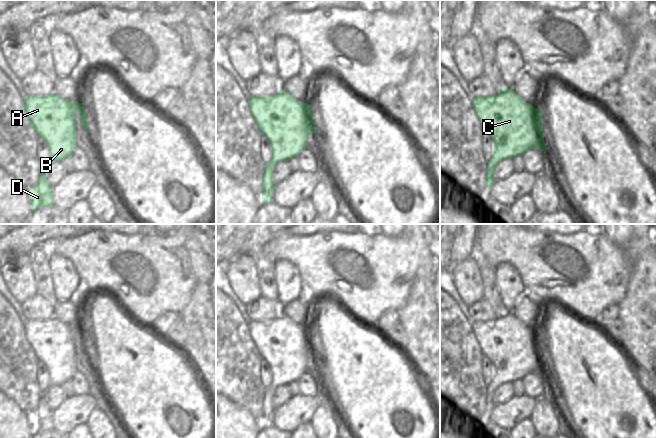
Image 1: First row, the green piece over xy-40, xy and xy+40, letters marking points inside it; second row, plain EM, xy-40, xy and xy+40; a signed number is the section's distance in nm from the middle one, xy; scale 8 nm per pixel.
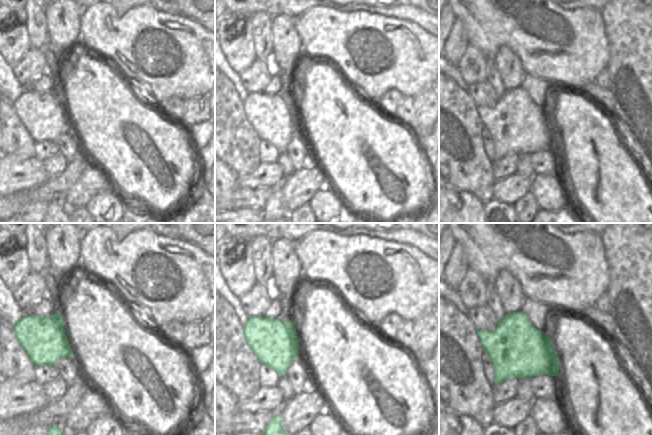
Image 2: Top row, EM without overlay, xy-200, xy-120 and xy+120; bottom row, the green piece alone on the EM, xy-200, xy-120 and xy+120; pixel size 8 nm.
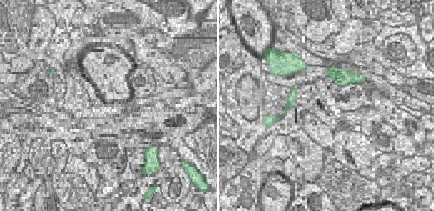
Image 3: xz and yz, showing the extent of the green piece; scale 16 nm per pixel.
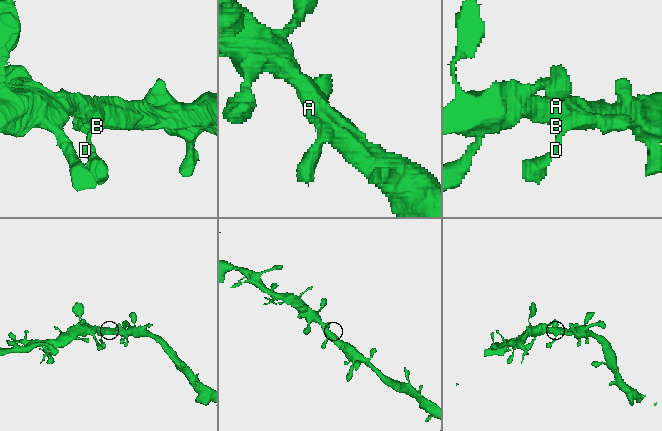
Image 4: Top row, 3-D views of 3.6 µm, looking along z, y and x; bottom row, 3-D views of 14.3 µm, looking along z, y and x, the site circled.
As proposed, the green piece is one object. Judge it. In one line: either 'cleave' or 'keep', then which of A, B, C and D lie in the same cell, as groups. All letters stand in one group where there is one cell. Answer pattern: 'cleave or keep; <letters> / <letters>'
keep; A B C D

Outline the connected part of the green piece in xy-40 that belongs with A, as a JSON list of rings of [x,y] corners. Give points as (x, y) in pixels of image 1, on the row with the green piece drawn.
[[[54,93],[45,97],[27,97],[24,100],[24,110],[38,137],[41,137],[48,144],[50,161],[62,161],[70,157],[78,147],[76,144],[76,124],[74,122],[75,111],[79,114],[78,119],[81,121],[83,130],[90,129],[84,112],[84,103],[71,103]]]

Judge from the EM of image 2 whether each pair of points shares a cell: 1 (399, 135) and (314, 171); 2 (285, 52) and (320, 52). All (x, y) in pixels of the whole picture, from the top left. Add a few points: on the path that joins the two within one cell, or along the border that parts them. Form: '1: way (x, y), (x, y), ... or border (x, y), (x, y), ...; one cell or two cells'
1: border (315, 161), (327, 178); two cells
2: border (295, 30), (300, 39), (300, 46), (307, 62); two cells

